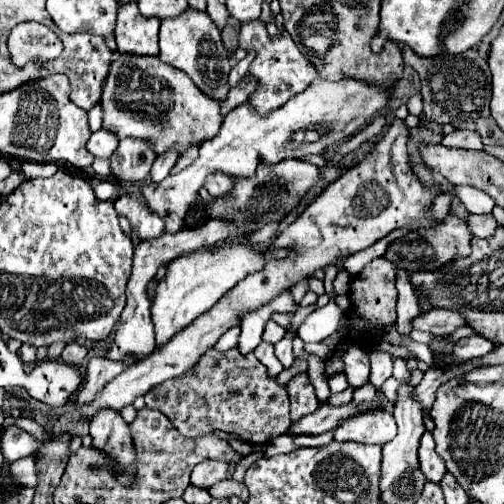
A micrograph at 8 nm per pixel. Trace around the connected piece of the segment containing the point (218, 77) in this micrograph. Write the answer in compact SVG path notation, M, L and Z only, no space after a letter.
M187 9L181 17L161 21L159 29L159 59L191 77L191 81L211 99L225 101L229 93L229 71L231 65L227 61L229 53L221 43L221 31L213 25L207 13Z

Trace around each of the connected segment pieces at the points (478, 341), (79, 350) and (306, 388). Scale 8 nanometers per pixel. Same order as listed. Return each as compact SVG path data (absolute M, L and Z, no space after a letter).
M473 335L473 337L465 337L465 339L457 341L453 355L461 361L471 361L471 359L489 355L493 349L495 349L495 343L491 343L489 339L485 339L481 335Z
M67 343L67 345L65 345L65 349L63 349L63 353L61 353L61 359L65 359L67 363L77 365L77 363L81 363L81 361L85 359L85 355L87 355L87 345Z
M307 373L295 375L285 387L287 387L287 393L289 393L289 401L291 401L289 411L291 411L293 423L297 423L301 417L319 409L319 399L315 395L315 389L313 389Z

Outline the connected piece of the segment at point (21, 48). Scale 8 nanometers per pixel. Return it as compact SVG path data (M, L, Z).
M35 21L22 22L12 28L7 46L15 67L23 67L27 61L45 64L63 51L61 39L47 26Z

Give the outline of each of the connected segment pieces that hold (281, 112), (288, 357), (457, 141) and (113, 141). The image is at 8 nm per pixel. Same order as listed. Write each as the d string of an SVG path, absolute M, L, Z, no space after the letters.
M313 79L303 93L293 95L281 109L273 109L273 113L261 115L251 103L243 103L225 115L217 137L201 143L199 157L187 169L177 175L167 175L161 183L141 187L145 203L165 221L165 233L179 233L185 215L197 203L199 189L205 185L207 175L221 171L229 177L255 177L259 165L321 155L327 147L347 139L359 127L365 127L365 123L387 103L389 95L391 93L377 93L377 89L365 89L361 81Z
M287 333L285 339L275 345L275 355L277 355L277 359L281 361L281 365L283 365L285 369L289 369L291 363L293 363L293 359L295 359L295 357L293 357L293 349L291 349L293 337L295 337L293 333Z
M453 131L449 135L443 137L441 141L445 147L451 147L451 149L471 149L471 151L481 151L483 149L483 143L481 143L481 137L477 137L477 133L469 133L469 131Z
M99 129L89 139L89 153L93 153L93 157L109 159L113 155L113 151L117 149L117 145L119 145L117 137L113 137L111 133L105 133L103 129Z

